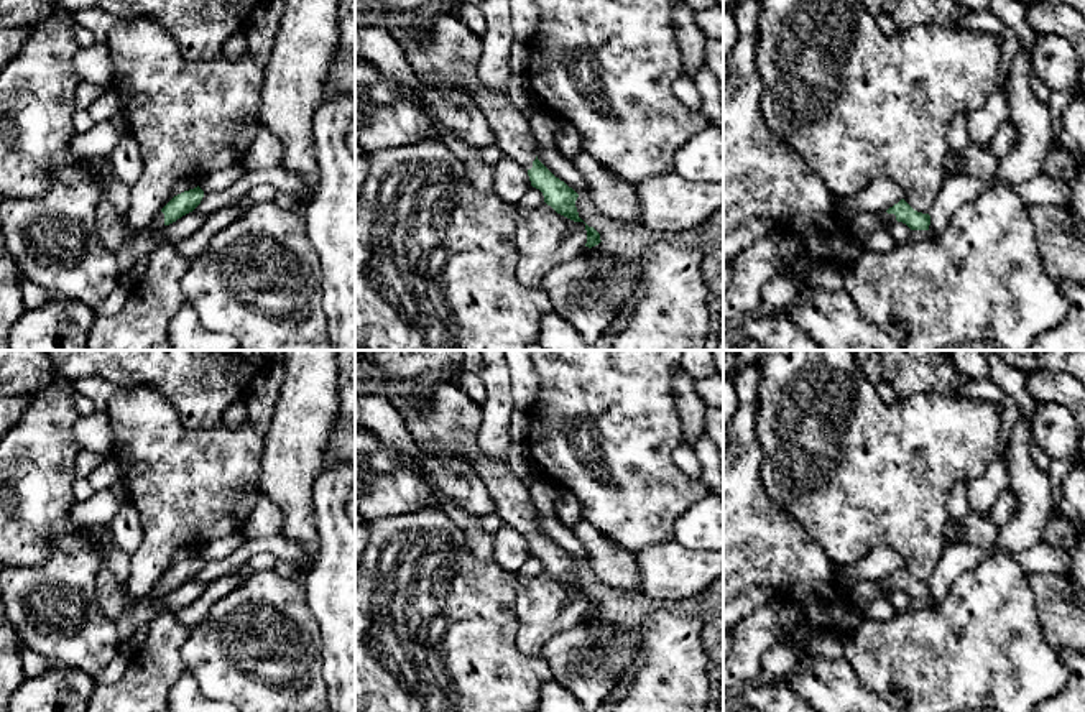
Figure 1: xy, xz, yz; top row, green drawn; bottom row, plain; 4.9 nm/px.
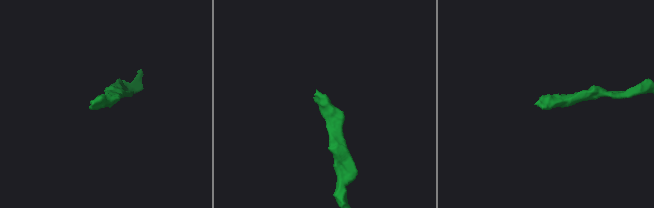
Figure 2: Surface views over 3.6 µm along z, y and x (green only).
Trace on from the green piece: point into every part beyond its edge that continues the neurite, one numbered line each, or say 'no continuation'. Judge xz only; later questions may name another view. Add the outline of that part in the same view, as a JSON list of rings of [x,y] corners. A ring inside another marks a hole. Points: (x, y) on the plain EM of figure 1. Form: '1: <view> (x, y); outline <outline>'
1: xz (446, 423); outline [[[432,383],[427,398],[413,395],[391,396],[391,405],[401,414],[408,431],[429,459],[446,457],[469,462],[492,493],[495,513],[526,539],[539,520],[529,488],[503,460],[487,457],[478,446],[482,406],[472,401],[457,385]]]

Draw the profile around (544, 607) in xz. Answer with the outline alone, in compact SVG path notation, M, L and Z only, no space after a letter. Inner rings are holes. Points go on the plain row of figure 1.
M546 571L519 576L515 600L518 618L518 650L531 658L542 658L544 645L556 635L575 626L587 612L584 590L557 582Z

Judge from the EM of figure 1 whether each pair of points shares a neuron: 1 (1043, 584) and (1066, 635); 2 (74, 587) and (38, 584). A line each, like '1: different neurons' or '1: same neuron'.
1: same neuron
2: same neuron

